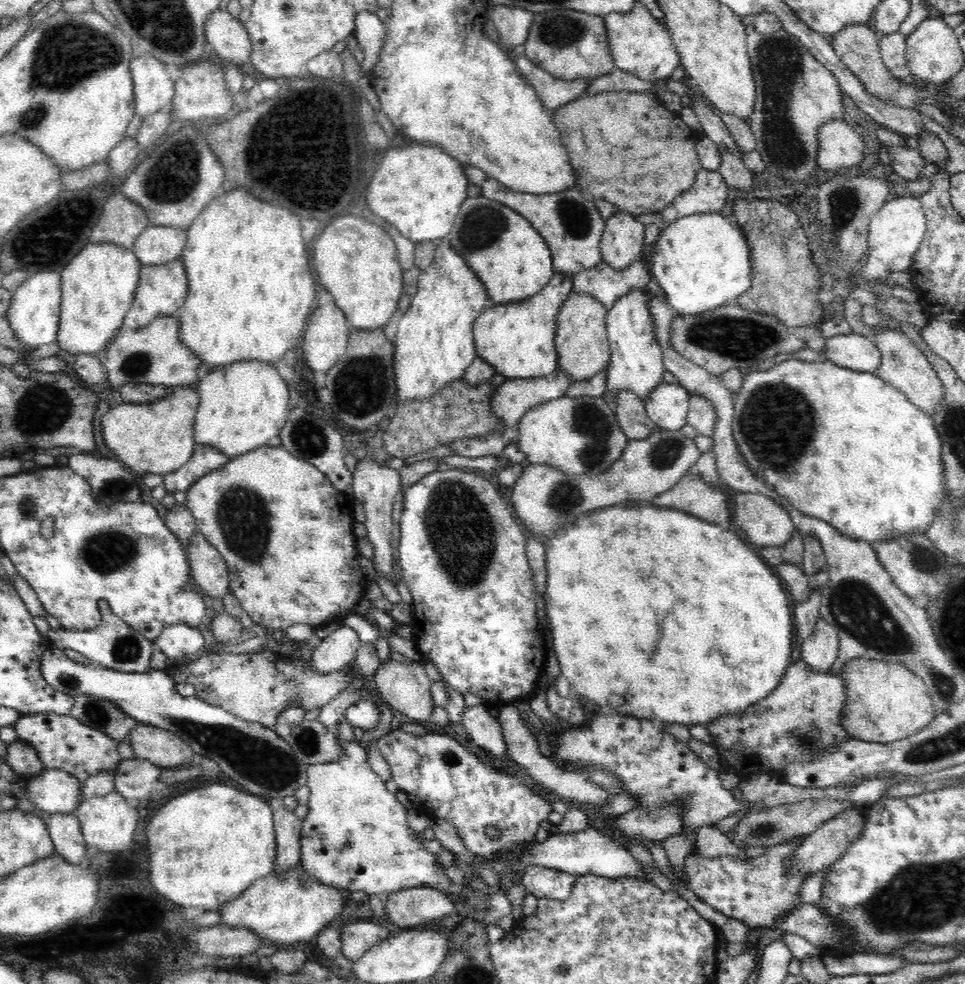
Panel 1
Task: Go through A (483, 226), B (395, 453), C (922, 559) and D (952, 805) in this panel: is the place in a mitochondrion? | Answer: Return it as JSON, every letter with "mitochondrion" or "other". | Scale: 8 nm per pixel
{"A":"mitochondrion","B":"other","C":"mitochondrion","D":"other"}

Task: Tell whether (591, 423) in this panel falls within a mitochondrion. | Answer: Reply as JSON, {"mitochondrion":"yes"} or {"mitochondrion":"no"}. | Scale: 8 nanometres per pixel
{"mitochondrion":"yes"}

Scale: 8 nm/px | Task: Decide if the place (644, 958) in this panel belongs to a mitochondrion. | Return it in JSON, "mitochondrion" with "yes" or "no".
{"mitochondrion":"no"}

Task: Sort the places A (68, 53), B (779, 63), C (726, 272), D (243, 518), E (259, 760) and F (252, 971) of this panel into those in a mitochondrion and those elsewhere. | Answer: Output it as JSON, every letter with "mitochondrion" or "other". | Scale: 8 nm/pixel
{"A":"mitochondrion","B":"mitochondrion","C":"other","D":"mitochondrion","E":"mitochondrion","F":"other"}

